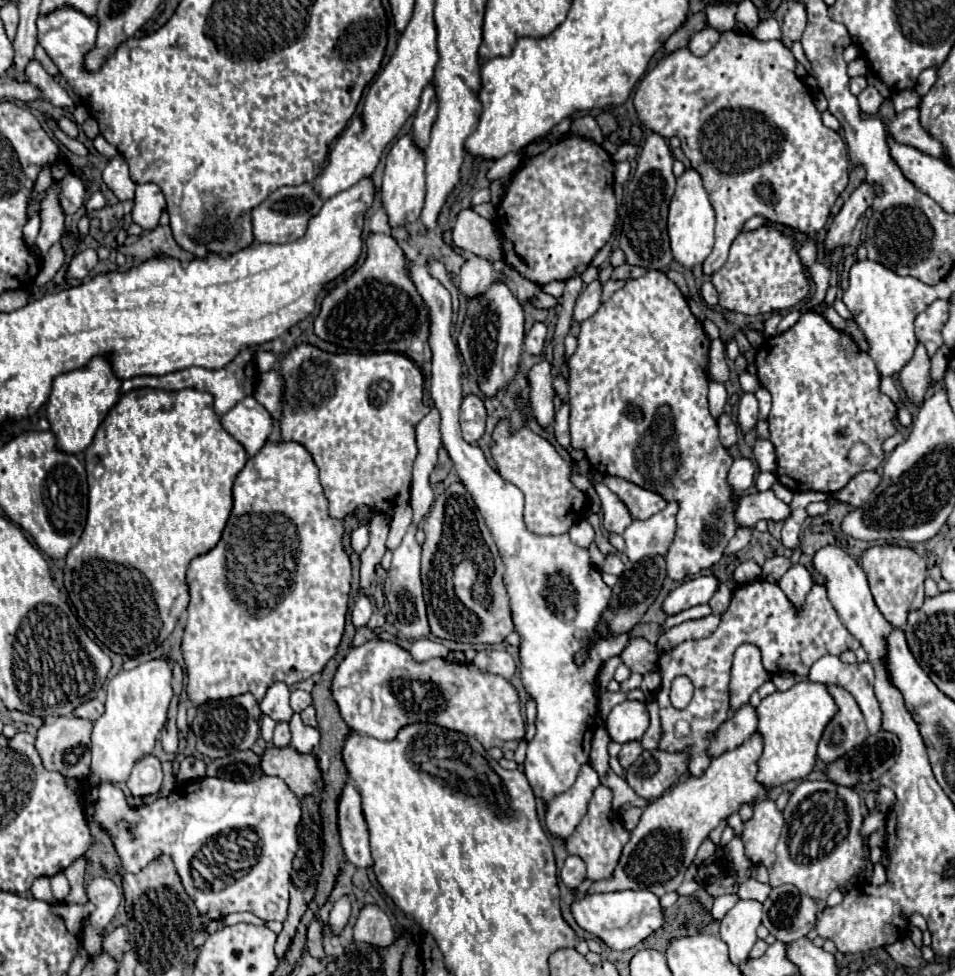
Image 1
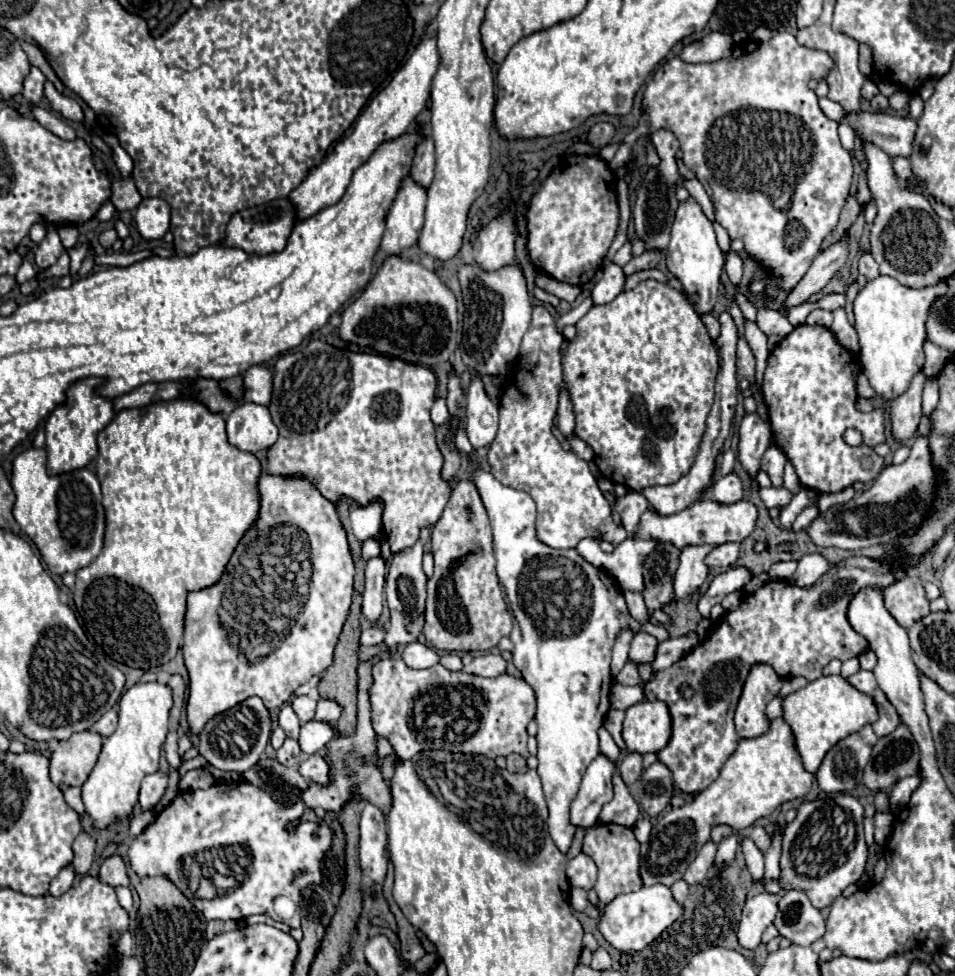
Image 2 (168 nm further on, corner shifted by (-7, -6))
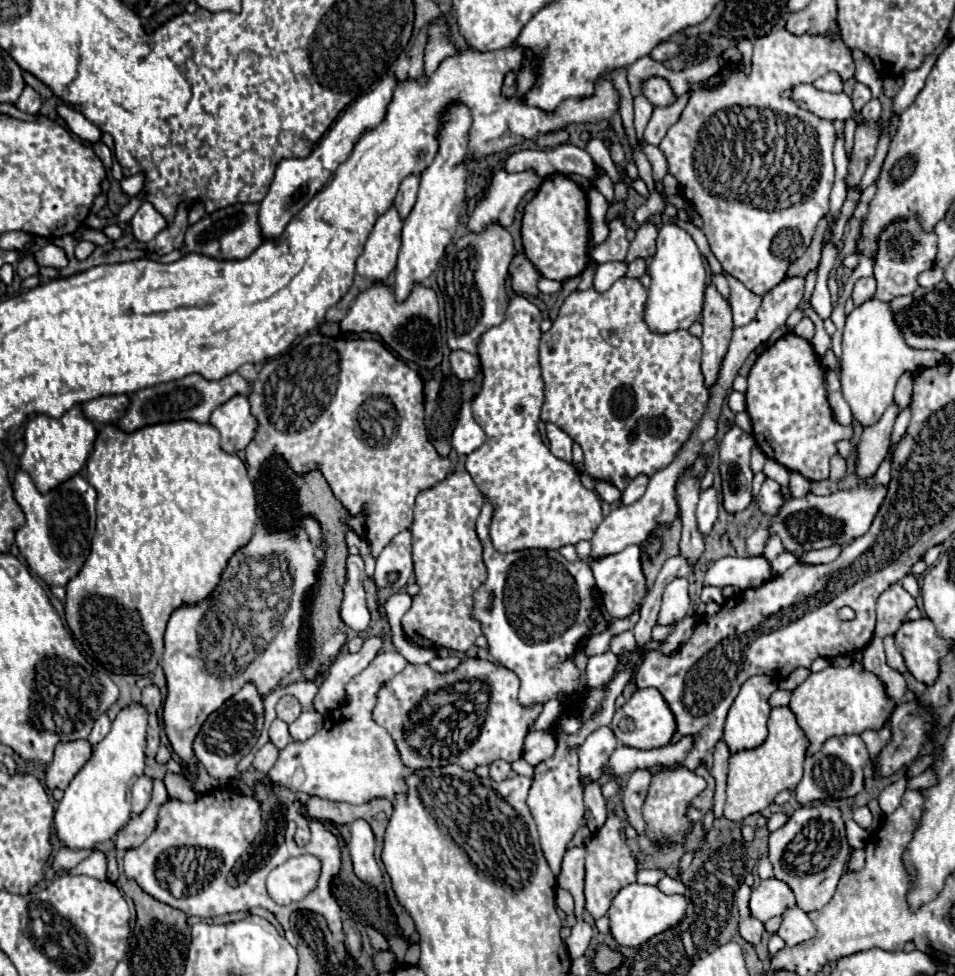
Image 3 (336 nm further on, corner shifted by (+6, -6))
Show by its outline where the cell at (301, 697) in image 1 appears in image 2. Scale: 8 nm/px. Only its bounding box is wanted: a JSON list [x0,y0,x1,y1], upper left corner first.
[292,696,316,724]

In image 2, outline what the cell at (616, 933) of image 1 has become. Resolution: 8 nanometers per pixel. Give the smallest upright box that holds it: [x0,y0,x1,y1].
[600,884,684,952]

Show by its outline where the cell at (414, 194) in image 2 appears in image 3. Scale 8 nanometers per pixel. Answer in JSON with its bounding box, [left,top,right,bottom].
[357,206,403,282]

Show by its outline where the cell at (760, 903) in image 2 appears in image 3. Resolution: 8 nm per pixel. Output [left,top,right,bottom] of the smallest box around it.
[749,878,795,922]

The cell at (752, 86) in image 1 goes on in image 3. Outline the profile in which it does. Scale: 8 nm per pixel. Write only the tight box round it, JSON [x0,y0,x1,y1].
[661,26,855,296]

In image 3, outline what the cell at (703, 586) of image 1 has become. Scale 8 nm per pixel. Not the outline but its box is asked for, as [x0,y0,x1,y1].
[705,556,769,588]

